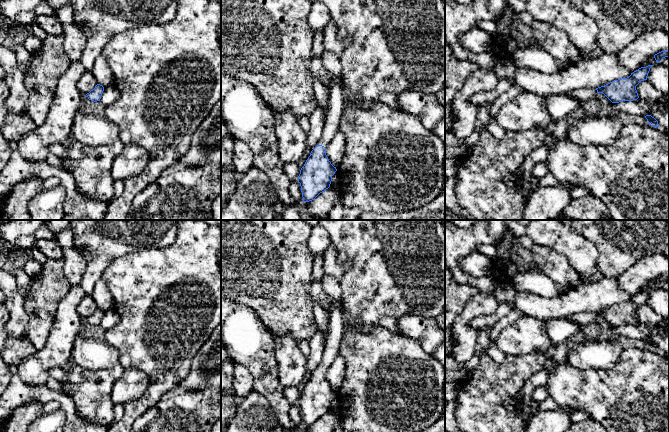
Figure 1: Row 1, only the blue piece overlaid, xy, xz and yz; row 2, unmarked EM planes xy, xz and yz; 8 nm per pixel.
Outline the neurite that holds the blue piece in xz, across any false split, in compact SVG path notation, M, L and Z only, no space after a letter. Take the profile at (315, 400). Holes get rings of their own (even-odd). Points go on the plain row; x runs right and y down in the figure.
M326 275L322 279L322 287L332 301L328 336L322 361L318 369L311 375L297 402L301 410L303 426L314 424L320 417L328 413L332 400L337 395L326 379L326 372L339 354L343 337L342 291L339 280Z

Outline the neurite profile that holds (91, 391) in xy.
M120 364L100 371L76 365L66 372L61 381L63 392L72 398L82 418L109 428L115 422L112 388L123 371Z

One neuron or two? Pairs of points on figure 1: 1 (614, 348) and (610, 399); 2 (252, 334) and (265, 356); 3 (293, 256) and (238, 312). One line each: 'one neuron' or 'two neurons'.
1: two neurons
2: one neuron
3: two neurons

